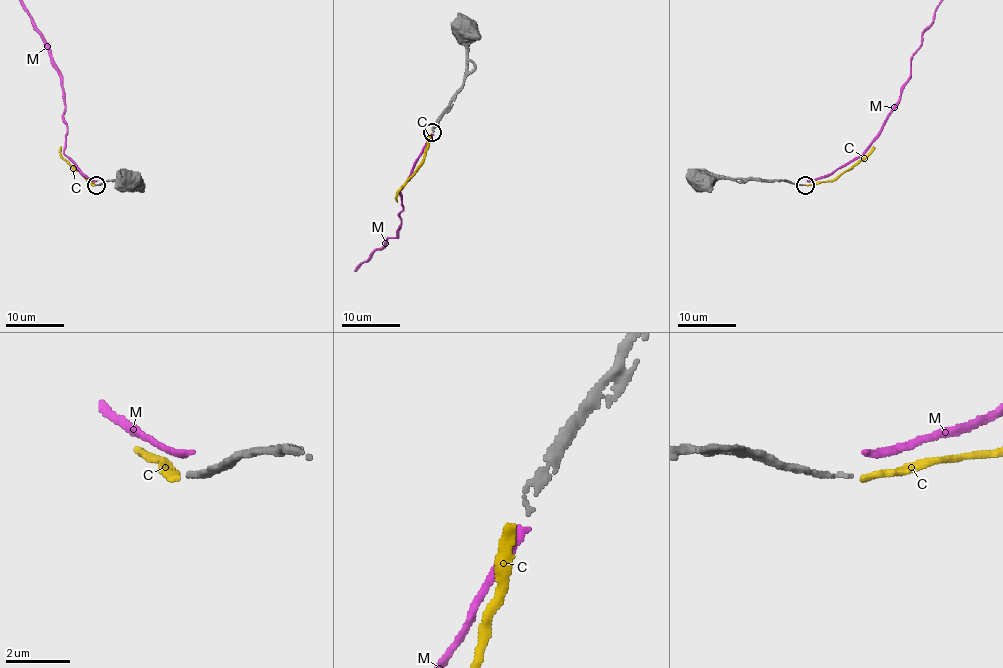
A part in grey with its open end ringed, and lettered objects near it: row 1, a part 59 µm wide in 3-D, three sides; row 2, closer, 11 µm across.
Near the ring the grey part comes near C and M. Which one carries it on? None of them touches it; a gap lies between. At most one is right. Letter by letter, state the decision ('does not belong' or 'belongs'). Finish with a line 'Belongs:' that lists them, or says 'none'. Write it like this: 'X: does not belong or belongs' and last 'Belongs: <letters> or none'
C: belongs
M: does not belong
Belongs: C

